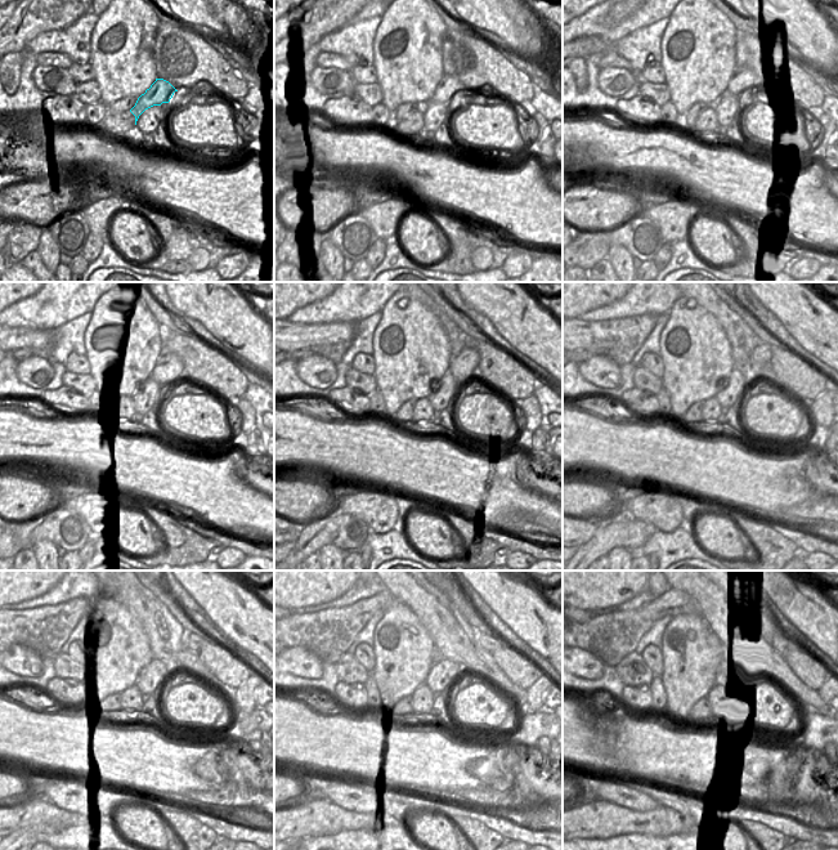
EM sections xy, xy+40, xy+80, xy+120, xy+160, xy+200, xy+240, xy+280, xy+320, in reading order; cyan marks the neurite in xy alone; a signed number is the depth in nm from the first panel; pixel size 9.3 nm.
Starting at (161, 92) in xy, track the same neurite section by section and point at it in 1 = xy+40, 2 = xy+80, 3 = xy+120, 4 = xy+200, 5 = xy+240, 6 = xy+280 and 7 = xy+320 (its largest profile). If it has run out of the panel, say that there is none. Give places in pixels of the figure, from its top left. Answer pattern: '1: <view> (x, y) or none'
1: xy+40 (448, 89)
2: xy+80 (742, 83)
3: xy+120 (169, 368)
4: xy+200 (761, 356)
5: xy+240 (191, 640)
6: xy+280 (491, 643)
7: xy+320 (782, 642)

